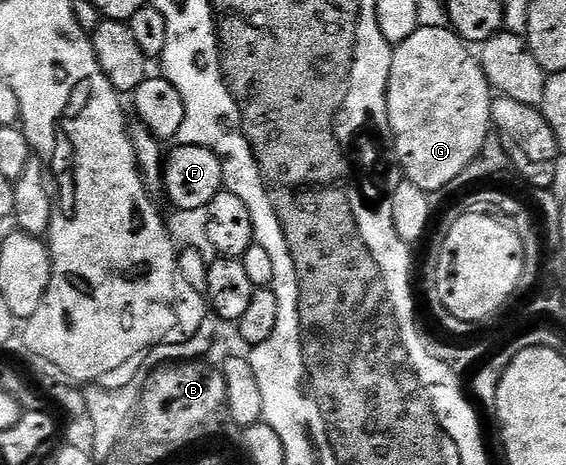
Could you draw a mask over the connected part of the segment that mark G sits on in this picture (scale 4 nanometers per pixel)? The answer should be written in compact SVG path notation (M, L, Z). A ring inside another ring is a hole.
M445 25L417 27L414 33L410 33L410 37L406 37L406 41L395 44L392 52L386 109L396 162L407 182L429 193L450 185L450 181L454 181L454 177L458 177L466 165L473 163L489 142L494 92L480 67L479 58L468 51L471 51L469 44Z

